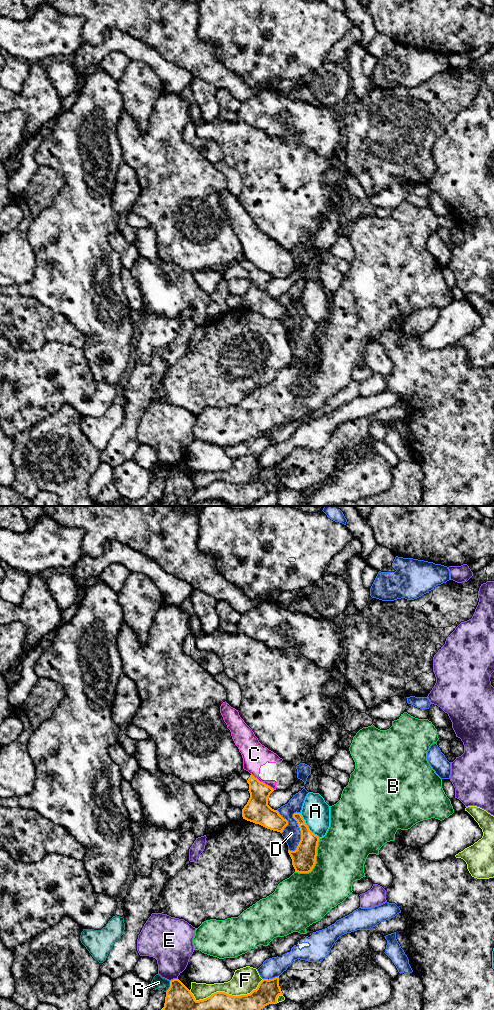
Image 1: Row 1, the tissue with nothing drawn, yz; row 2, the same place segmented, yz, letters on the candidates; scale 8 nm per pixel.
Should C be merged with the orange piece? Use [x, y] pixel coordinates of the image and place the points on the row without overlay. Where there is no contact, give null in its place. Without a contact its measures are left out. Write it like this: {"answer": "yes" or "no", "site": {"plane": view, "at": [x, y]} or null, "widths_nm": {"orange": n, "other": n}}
{"answer": "no", "site": {"plane": "yz", "at": [262, 270]}, "widths_nm": {"orange": 200, "other": 200}}

